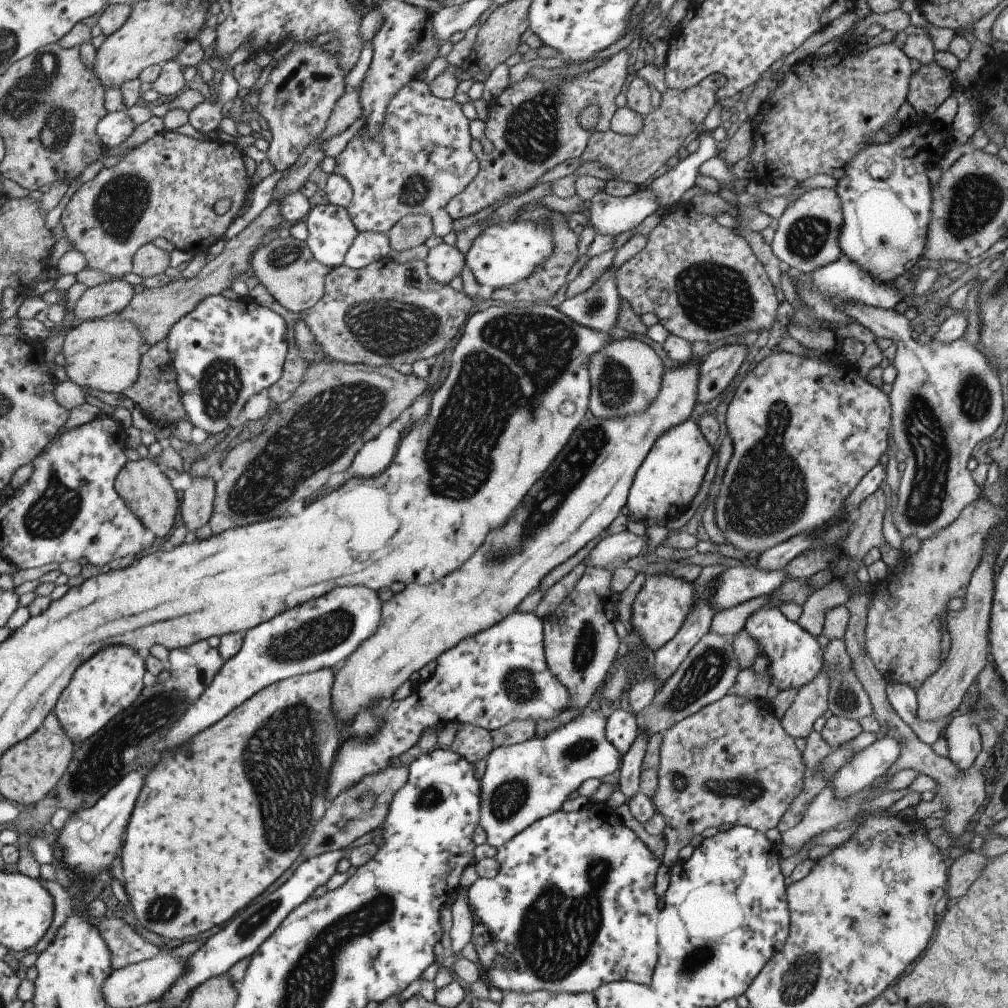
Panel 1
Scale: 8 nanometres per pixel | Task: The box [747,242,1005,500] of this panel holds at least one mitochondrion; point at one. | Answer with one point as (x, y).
(974, 397)

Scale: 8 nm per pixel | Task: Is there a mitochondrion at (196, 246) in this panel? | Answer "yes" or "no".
no

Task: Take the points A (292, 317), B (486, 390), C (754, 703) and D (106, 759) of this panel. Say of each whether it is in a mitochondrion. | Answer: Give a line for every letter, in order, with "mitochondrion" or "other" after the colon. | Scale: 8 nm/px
A: other
B: mitochondrion
C: other
D: mitochondrion

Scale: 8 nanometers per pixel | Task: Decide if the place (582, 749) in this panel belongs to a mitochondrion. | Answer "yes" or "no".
yes

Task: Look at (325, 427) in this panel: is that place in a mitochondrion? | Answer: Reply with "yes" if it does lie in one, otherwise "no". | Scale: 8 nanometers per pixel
yes

